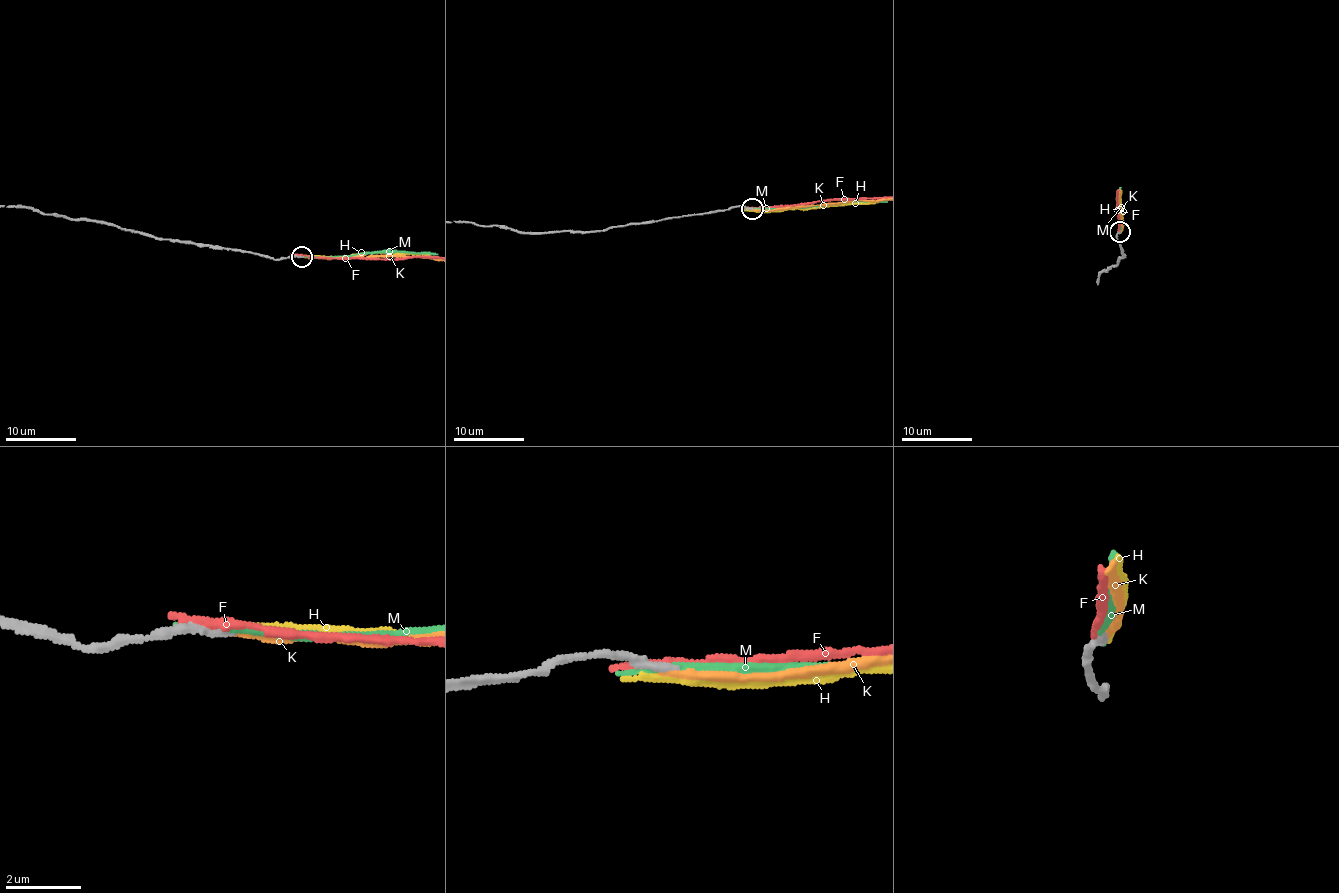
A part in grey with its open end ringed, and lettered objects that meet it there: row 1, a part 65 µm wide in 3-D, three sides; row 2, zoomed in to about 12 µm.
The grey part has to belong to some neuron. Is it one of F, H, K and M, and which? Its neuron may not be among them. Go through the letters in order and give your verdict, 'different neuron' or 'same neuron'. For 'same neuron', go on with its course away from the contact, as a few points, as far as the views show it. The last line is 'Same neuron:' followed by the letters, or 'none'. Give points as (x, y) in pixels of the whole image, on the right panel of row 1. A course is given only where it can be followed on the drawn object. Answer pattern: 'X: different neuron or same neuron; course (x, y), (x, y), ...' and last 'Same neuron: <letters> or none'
F: different neuron
H: different neuron
K: same neuron
M: different neuron
Same neuron: K

